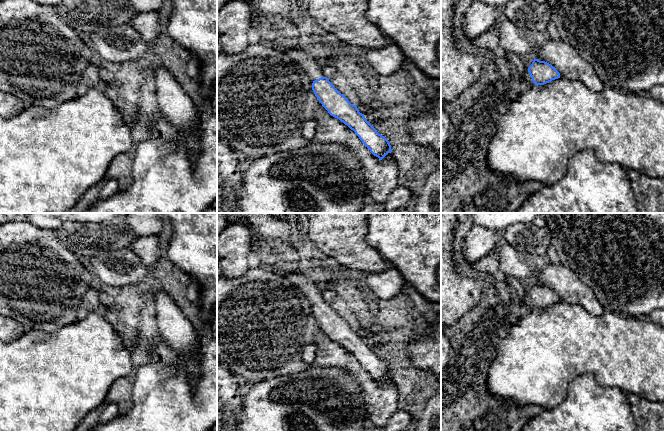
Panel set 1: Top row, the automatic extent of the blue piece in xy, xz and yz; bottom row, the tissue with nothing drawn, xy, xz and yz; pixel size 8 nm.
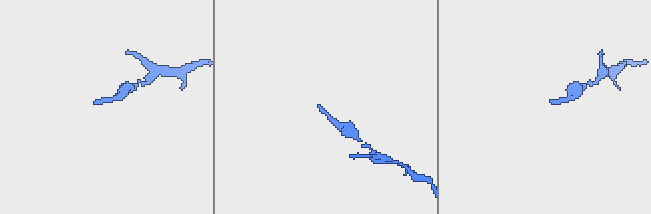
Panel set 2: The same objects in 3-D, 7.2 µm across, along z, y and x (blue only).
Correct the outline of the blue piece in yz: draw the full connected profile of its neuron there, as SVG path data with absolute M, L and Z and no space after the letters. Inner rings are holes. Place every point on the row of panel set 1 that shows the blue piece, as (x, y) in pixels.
M534 59L532 64L528 68L525 68L525 70L526 74L520 74L520 76L526 87L532 82L535 85L544 85L552 80L560 78L560 73L555 67L538 59Z

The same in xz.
M271 45L274 49L289 52L293 60L308 74L312 82L312 90L328 113L347 125L359 137L370 152L382 160L391 153L389 141L360 113L357 106L341 94L323 74L316 60L308 53L299 49L288 49L282 46Z

